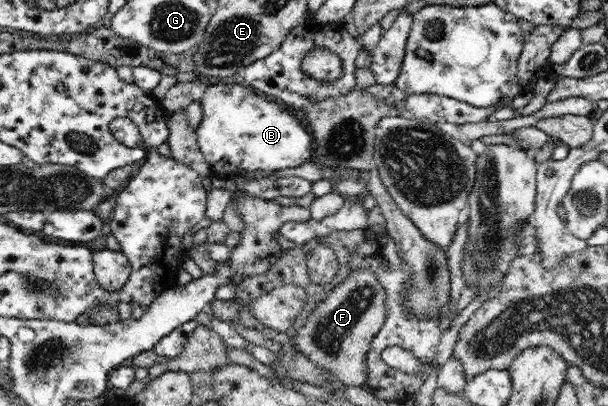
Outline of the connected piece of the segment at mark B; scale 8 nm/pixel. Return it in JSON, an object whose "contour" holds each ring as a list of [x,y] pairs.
{"contour":[[[239,79],[209,83],[200,102],[203,116],[194,132],[212,173],[236,178],[245,172],[273,172],[312,161],[314,139],[301,120],[276,100],[265,99]]]}

